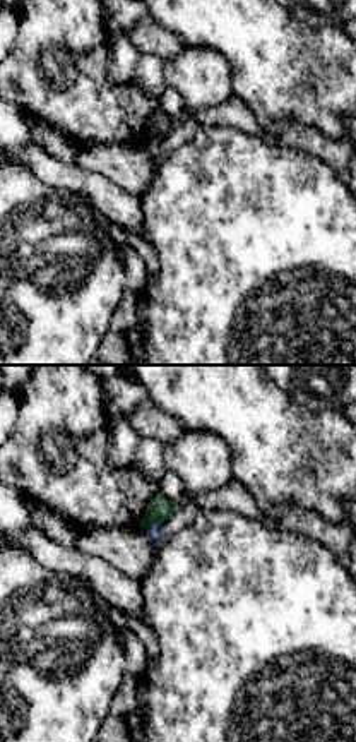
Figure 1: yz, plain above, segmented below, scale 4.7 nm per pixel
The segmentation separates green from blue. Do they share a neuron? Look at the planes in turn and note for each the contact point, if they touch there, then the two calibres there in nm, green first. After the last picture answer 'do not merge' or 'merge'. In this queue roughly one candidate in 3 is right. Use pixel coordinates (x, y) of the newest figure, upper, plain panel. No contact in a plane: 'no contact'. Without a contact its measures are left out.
(153, 139) | 110/70 nm

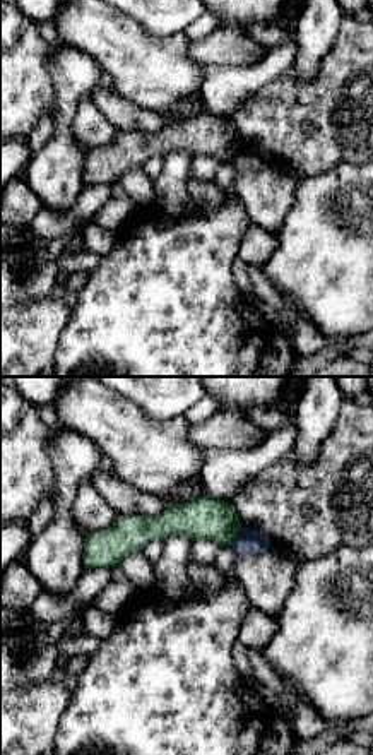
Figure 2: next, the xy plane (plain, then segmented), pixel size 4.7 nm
(236, 153) | 200/110 nm

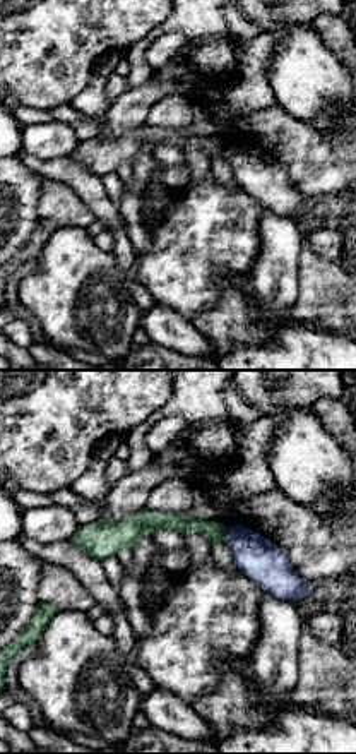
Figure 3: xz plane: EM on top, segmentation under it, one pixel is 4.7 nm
(223, 151) | 100/200 nm

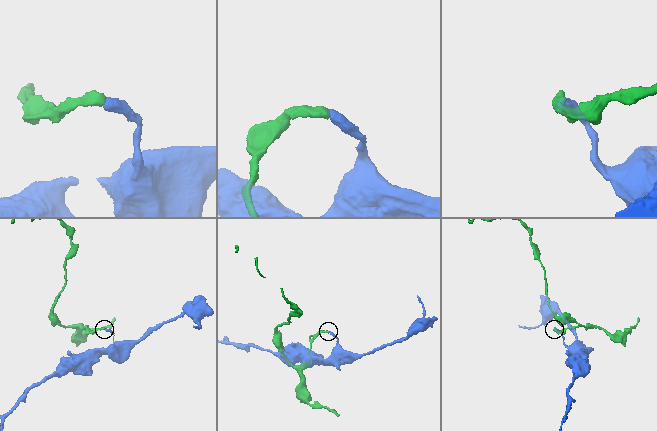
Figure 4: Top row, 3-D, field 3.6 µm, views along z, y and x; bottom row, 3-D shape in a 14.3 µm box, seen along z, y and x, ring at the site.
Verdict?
do not merge

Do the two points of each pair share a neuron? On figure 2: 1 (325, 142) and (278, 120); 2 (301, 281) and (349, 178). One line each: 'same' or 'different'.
1: same
2: same

